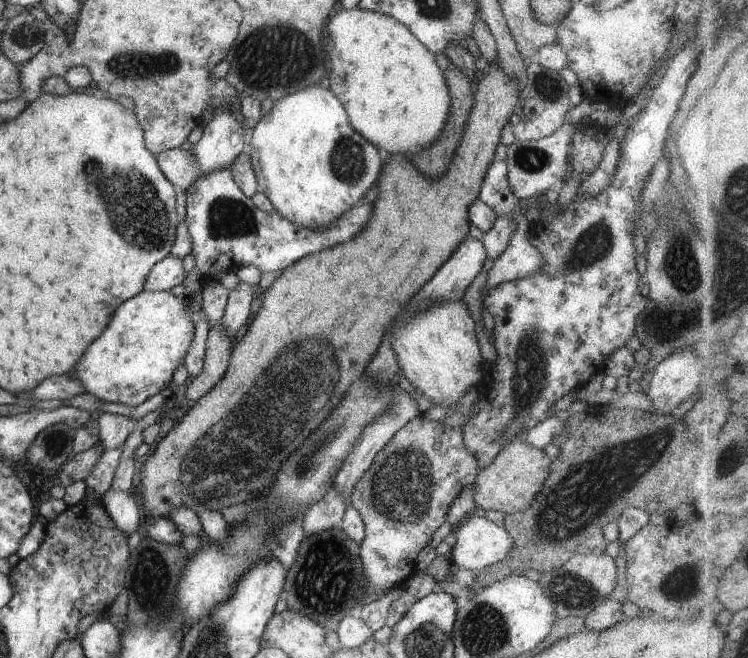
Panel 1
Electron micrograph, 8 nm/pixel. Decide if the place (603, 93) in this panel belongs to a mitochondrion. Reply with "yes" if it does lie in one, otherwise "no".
no

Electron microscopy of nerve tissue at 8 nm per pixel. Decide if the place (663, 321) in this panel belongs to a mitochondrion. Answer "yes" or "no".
yes

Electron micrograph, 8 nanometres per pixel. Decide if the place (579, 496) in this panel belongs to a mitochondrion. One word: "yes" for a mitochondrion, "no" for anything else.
yes

